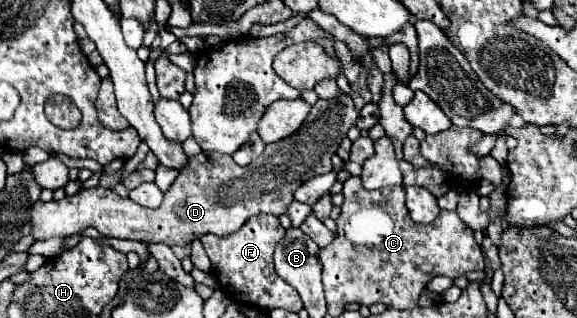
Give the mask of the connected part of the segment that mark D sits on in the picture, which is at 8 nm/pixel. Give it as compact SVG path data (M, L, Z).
M339 90L333 100L317 100L307 120L293 136L267 144L261 158L245 168L237 166L229 154L201 152L187 160L187 166L181 168L173 186L165 192L161 206L155 210L143 208L131 198L121 198L113 190L101 186L79 190L75 196L65 196L59 202L37 200L31 208L31 234L35 240L47 240L53 236L63 238L93 226L111 238L161 242L167 246L185 246L203 234L229 236L255 214L287 214L289 202L293 202L293 192L305 180L333 170L331 156L347 136L347 130L355 126L357 118L359 112L351 94Z

